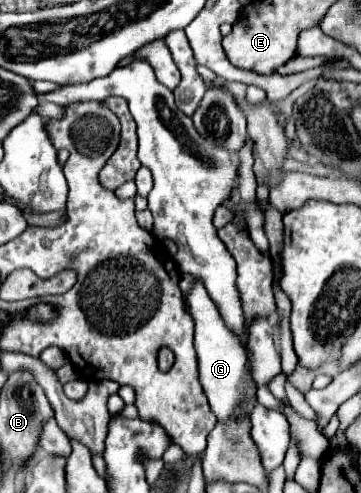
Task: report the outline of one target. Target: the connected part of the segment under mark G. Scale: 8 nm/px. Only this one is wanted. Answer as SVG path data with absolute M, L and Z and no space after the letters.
M200 278L194 280L194 290L186 294L186 306L194 318L194 348L198 354L200 384L206 392L210 408L220 422L234 416L238 418L244 414L242 404L254 400L258 390L258 386L254 386L254 378L246 368L246 348L242 344L242 338L226 326L216 302L208 296Z

